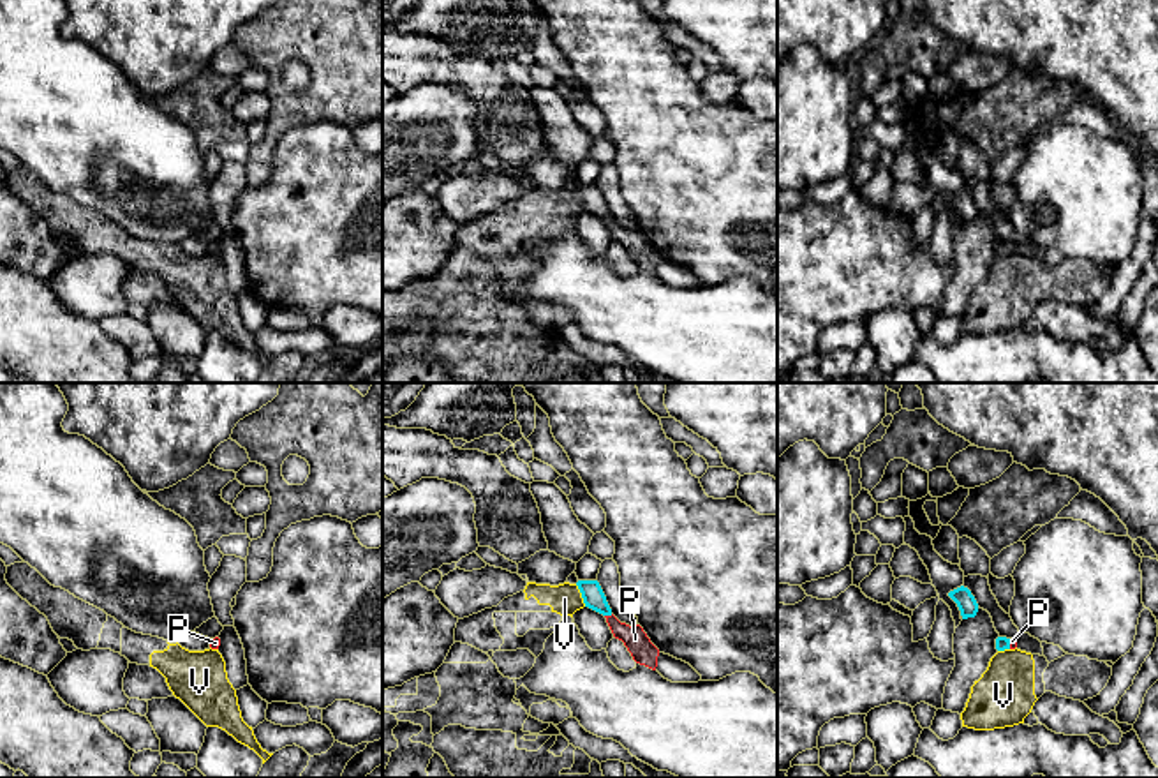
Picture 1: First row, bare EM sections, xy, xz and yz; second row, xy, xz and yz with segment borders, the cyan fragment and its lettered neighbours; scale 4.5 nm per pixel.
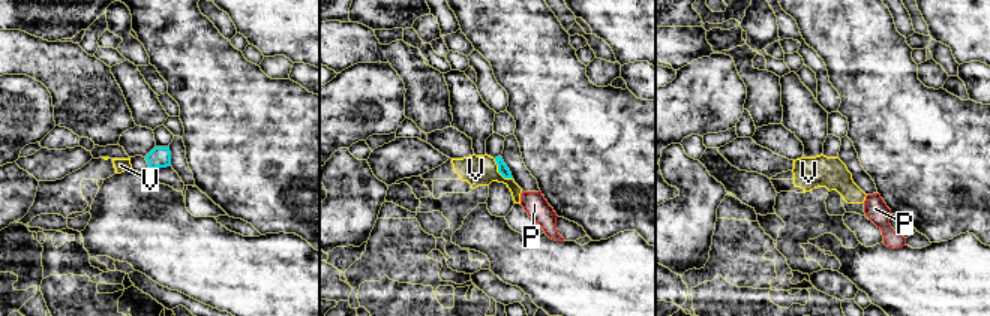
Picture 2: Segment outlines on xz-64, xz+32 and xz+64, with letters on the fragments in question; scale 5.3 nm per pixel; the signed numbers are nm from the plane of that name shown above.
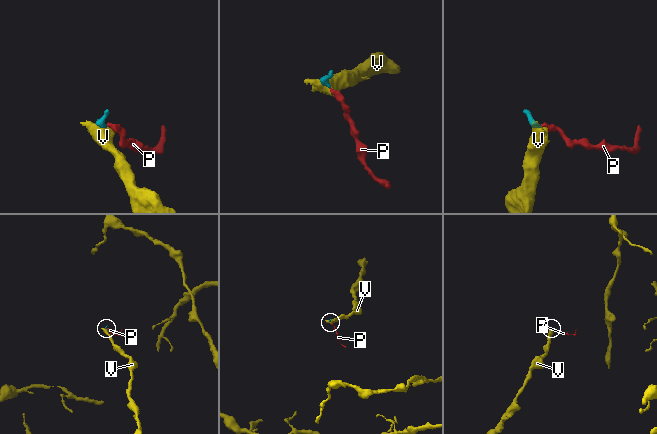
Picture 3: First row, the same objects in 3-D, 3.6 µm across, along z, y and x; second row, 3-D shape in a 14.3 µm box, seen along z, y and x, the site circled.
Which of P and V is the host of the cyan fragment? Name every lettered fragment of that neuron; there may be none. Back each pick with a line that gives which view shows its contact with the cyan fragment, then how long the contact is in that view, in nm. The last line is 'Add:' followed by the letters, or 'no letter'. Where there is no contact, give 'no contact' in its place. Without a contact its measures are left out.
P: xz | 40 nm
Add: P

